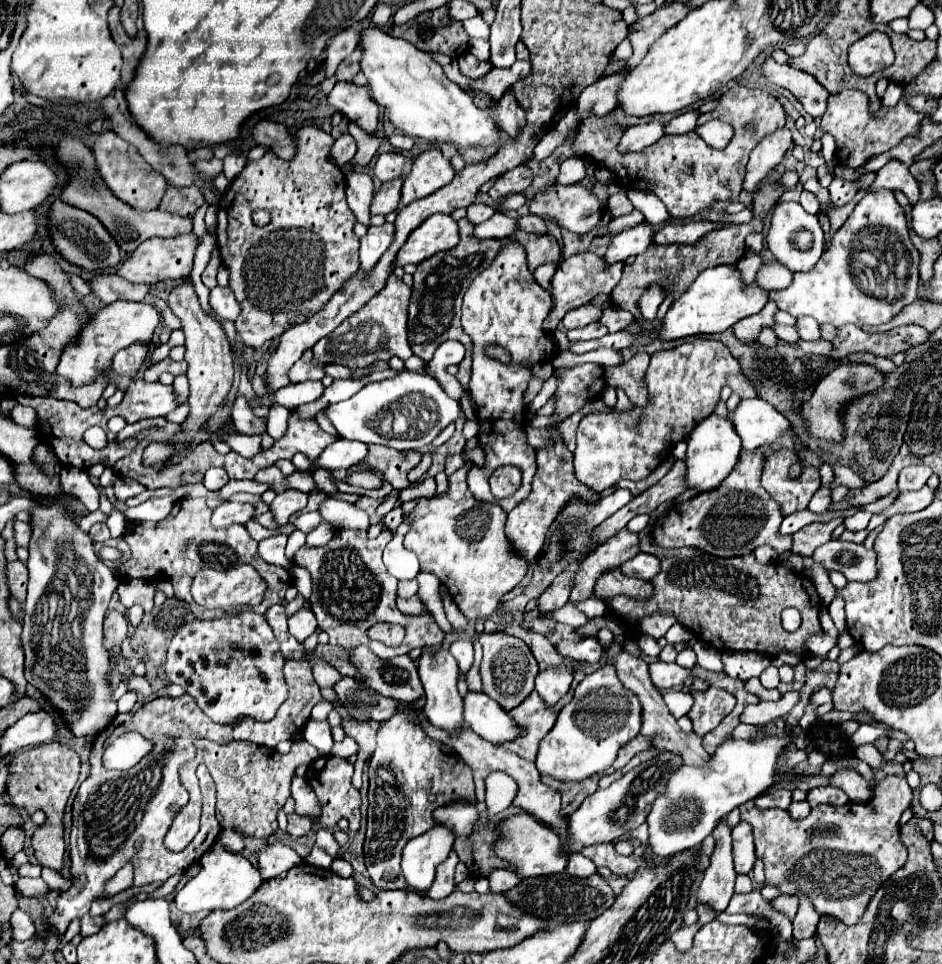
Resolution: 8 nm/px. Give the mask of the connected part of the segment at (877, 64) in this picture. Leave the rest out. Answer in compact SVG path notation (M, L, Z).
M869 32L849 48L849 66L861 77L889 67L894 58L891 42L883 32Z

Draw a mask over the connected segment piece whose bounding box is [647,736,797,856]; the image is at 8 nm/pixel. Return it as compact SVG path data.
M779 736L753 742L729 740L717 748L717 752L703 768L683 764L677 772L673 772L667 784L667 792L655 800L651 814L647 816L653 852L659 856L671 856L675 852L699 846L711 834L717 820L729 814L733 808L753 800L773 782L777 784L797 778L795 770L777 770L777 754L785 746L787 738Z

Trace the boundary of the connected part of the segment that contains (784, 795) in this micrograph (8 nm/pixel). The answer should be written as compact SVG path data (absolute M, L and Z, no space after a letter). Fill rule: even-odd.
M775 788L775 790L759 796L755 800L755 804L759 808L789 808L789 804L791 804L791 790Z

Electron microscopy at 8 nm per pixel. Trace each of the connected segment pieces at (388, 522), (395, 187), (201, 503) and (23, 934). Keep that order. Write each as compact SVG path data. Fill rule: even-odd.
M393 508L389 514L383 516L383 524L385 524L391 532L393 532L401 522L403 522L403 512L401 512L401 508Z
M401 178L381 184L381 188L375 192L373 202L371 202L371 216L375 216L375 214L389 214L389 212L393 212L399 206L401 184L403 184Z
M179 498L171 510L171 514L161 520L161 522L131 522L129 532L123 536L127 540L127 544L131 546L131 560L123 562L119 566L121 576L125 580L131 578L147 578L147 580L155 580L159 574L165 572L165 576L171 580L175 596L185 600L196 619L209 620L221 617L224 612L221 608L217 610L209 610L199 606L197 602L193 602L191 596L191 582L195 578L195 574L203 568L215 568L215 566L237 566L237 564L253 564L257 572L261 572L261 576L265 578L269 590L265 592L265 600L263 604L253 607L253 611L258 614L265 614L265 610L269 606L281 604L285 602L285 590L291 586L291 576L285 568L281 566L273 566L267 564L259 554L257 554L257 542L249 536L245 526L231 526L225 530L215 530L209 524L211 518L211 510L205 504L205 498ZM183 544L189 544L189 548L183 548Z
M15 910L11 916L11 926L13 926L13 936L17 942L25 942L25 940L35 940L39 936L39 930L35 926L35 922L23 912L23 910Z

